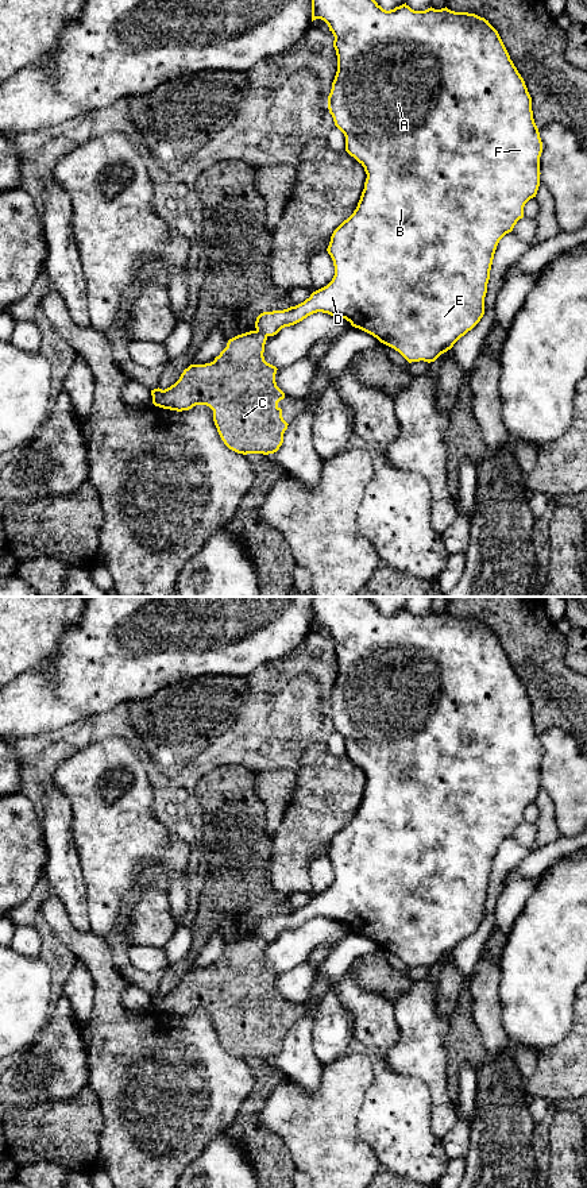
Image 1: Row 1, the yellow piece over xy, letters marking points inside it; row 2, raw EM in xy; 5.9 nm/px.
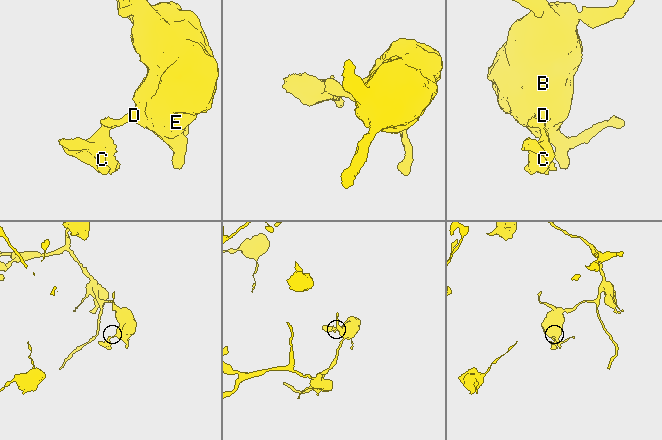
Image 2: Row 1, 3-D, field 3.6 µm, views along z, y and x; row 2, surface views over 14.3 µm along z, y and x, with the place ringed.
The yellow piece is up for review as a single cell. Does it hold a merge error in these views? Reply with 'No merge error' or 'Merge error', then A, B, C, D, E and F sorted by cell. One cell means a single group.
Merge error. Groups: A B D E F / C

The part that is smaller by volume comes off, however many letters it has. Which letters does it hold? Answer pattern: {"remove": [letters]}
{"remove": ["C"]}

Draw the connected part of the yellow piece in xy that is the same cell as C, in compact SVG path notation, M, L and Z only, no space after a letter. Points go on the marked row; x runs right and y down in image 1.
M250 331L228 340L227 347L205 364L190 364L170 387L151 390L152 404L170 410L189 410L206 405L213 410L213 421L224 444L237 454L274 454L283 443L287 423L278 402L285 393L277 386L277 367L264 360L267 336Z

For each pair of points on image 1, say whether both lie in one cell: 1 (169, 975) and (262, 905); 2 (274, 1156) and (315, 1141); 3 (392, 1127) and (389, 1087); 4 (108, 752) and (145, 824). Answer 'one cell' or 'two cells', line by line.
1: one cell
2: two cells
3: one cell
4: one cell

